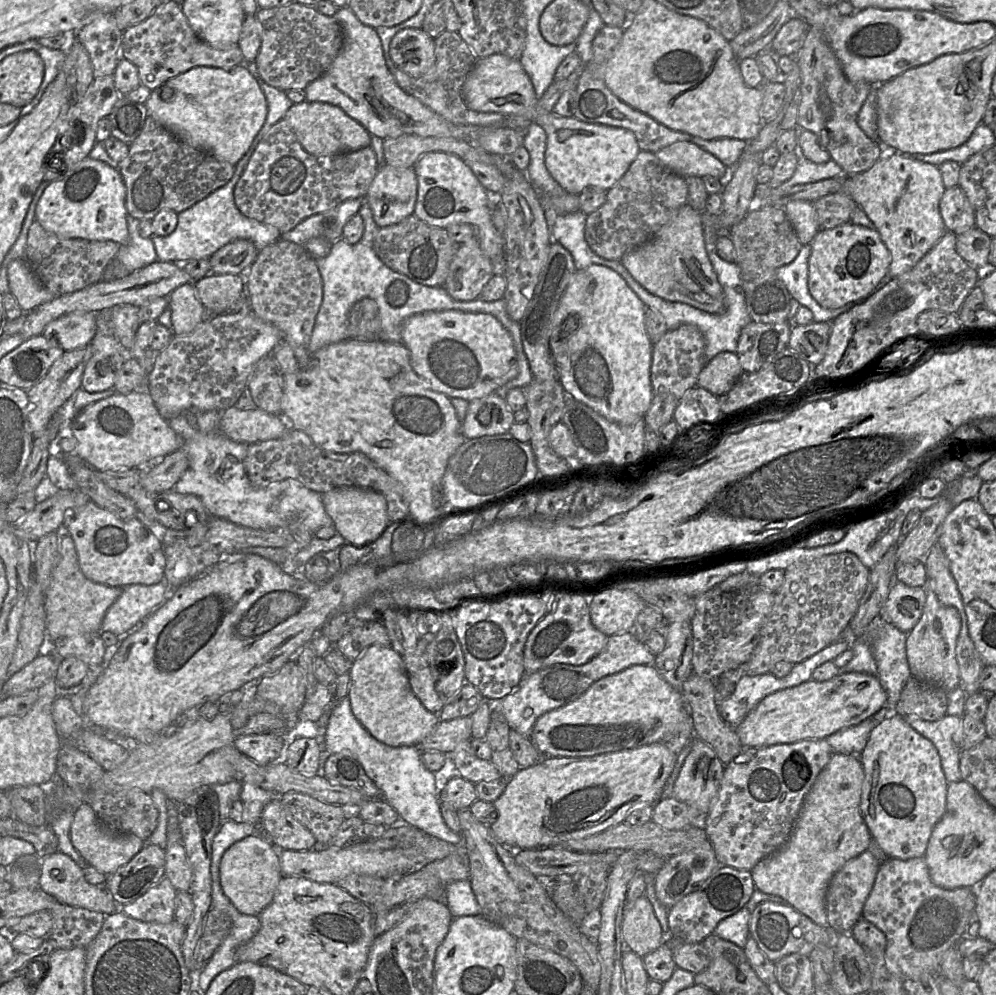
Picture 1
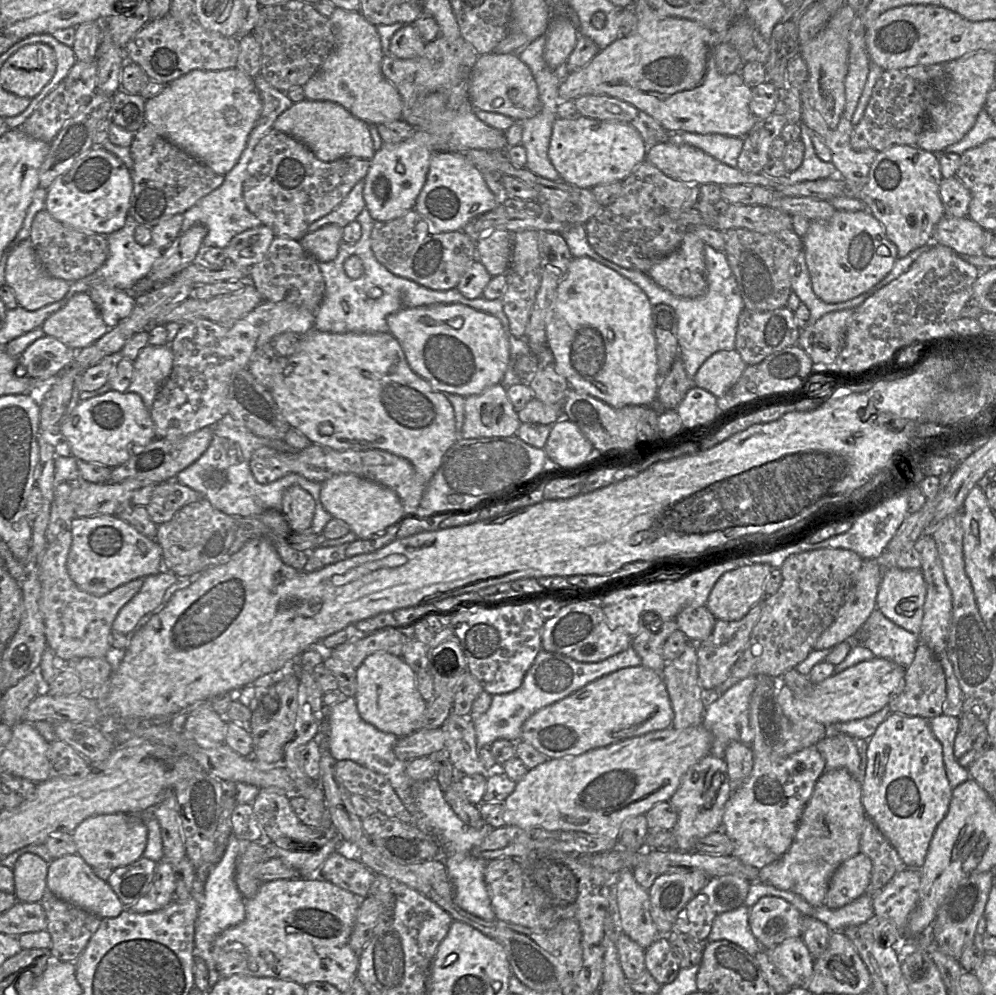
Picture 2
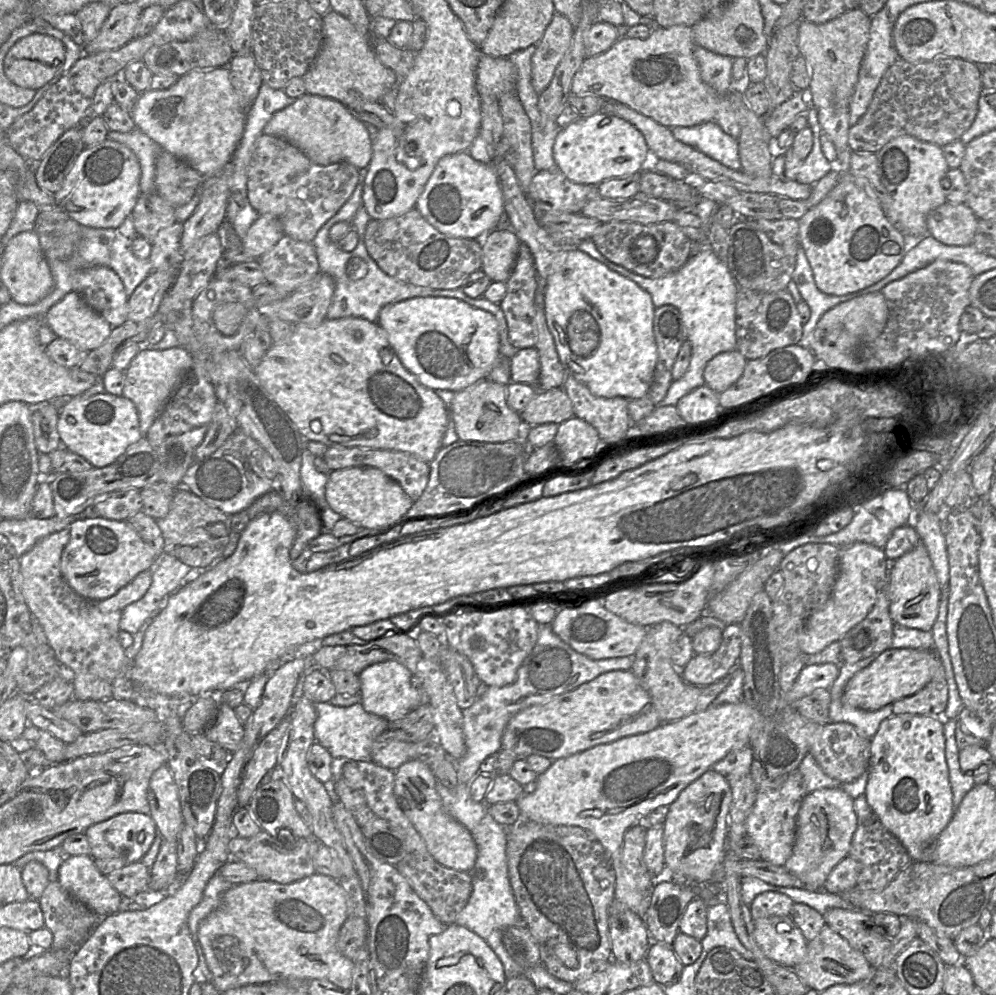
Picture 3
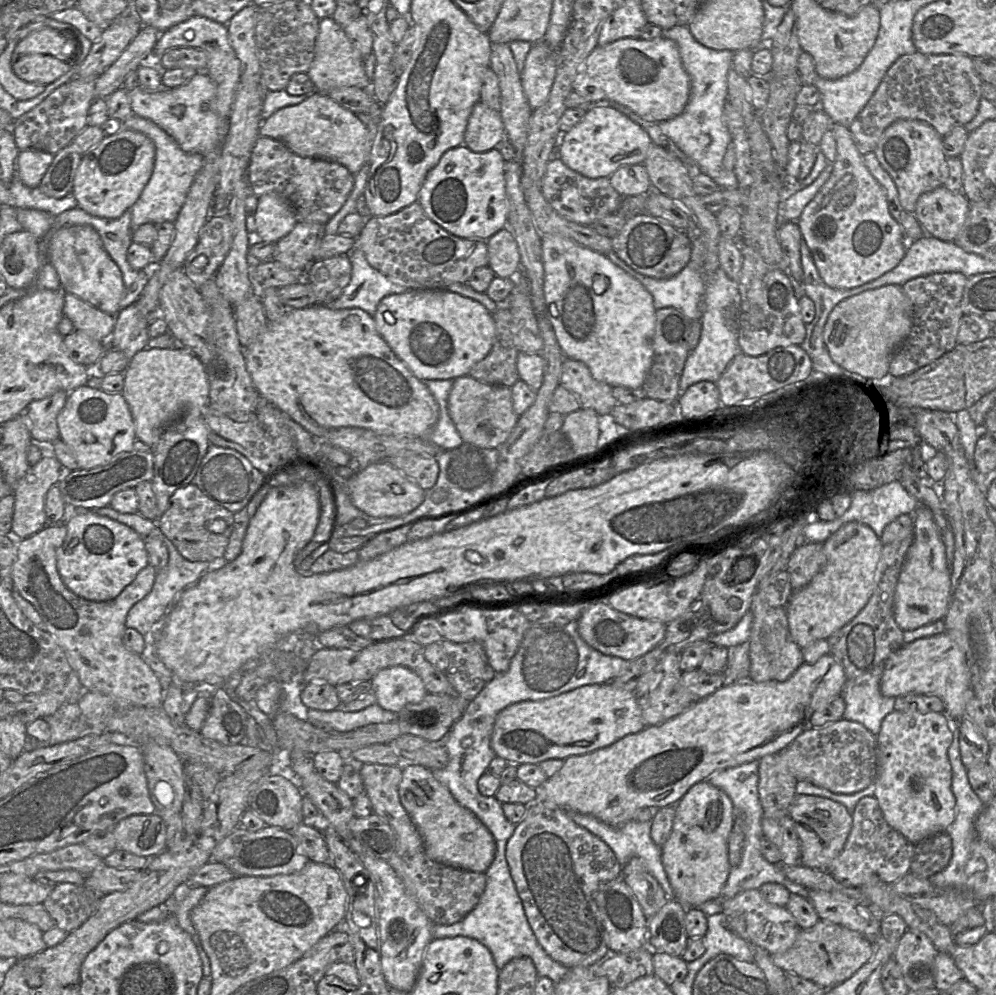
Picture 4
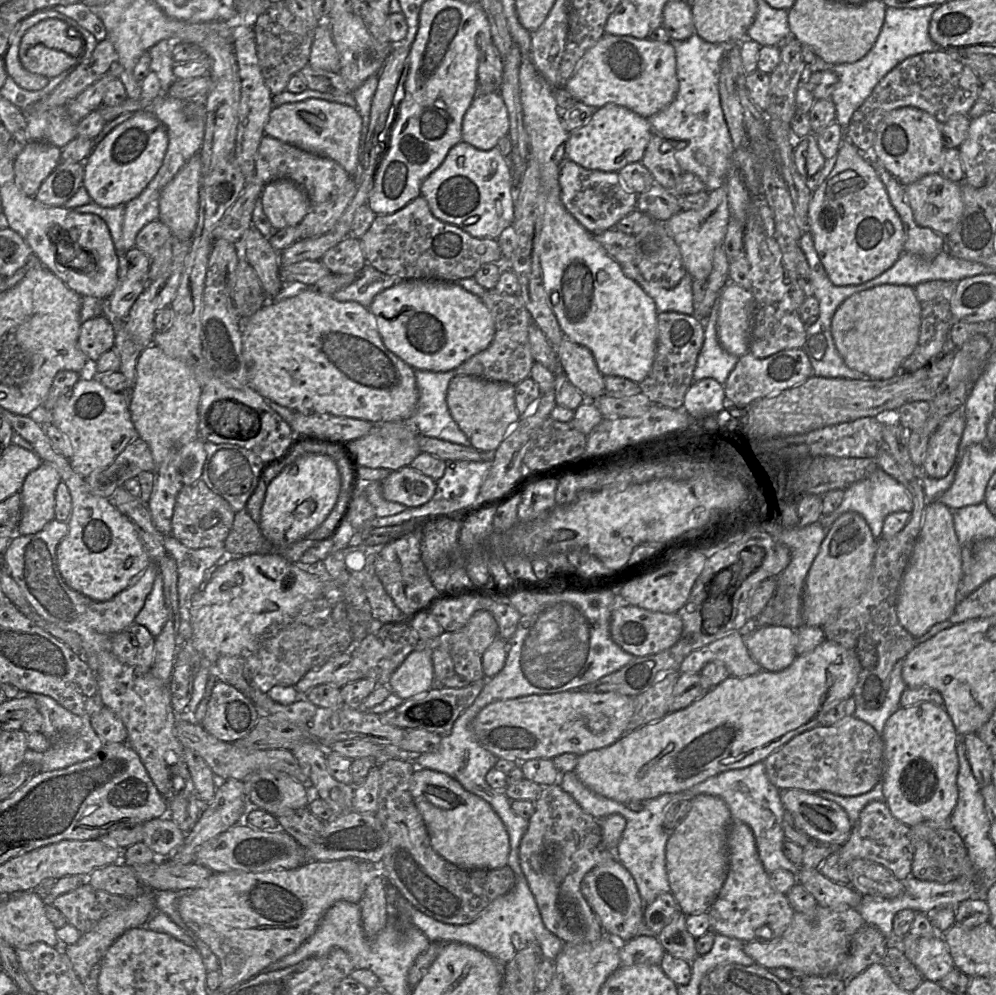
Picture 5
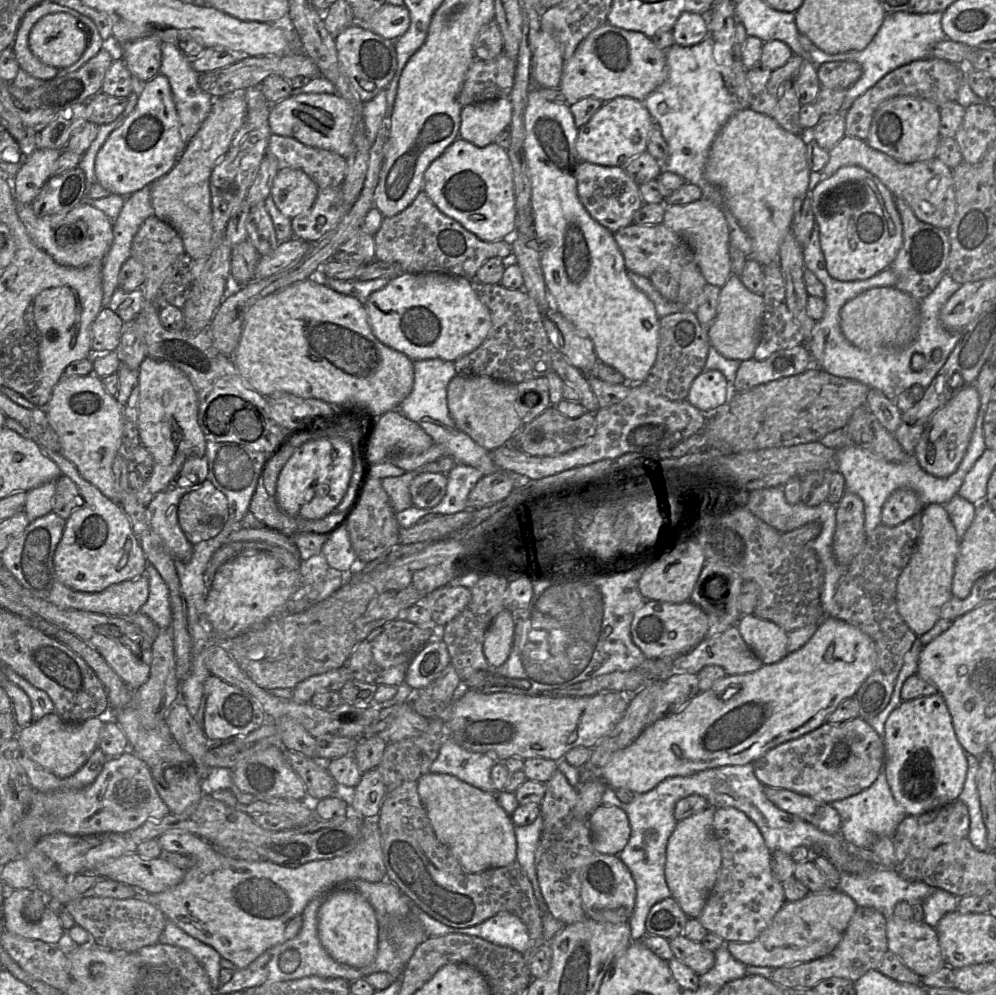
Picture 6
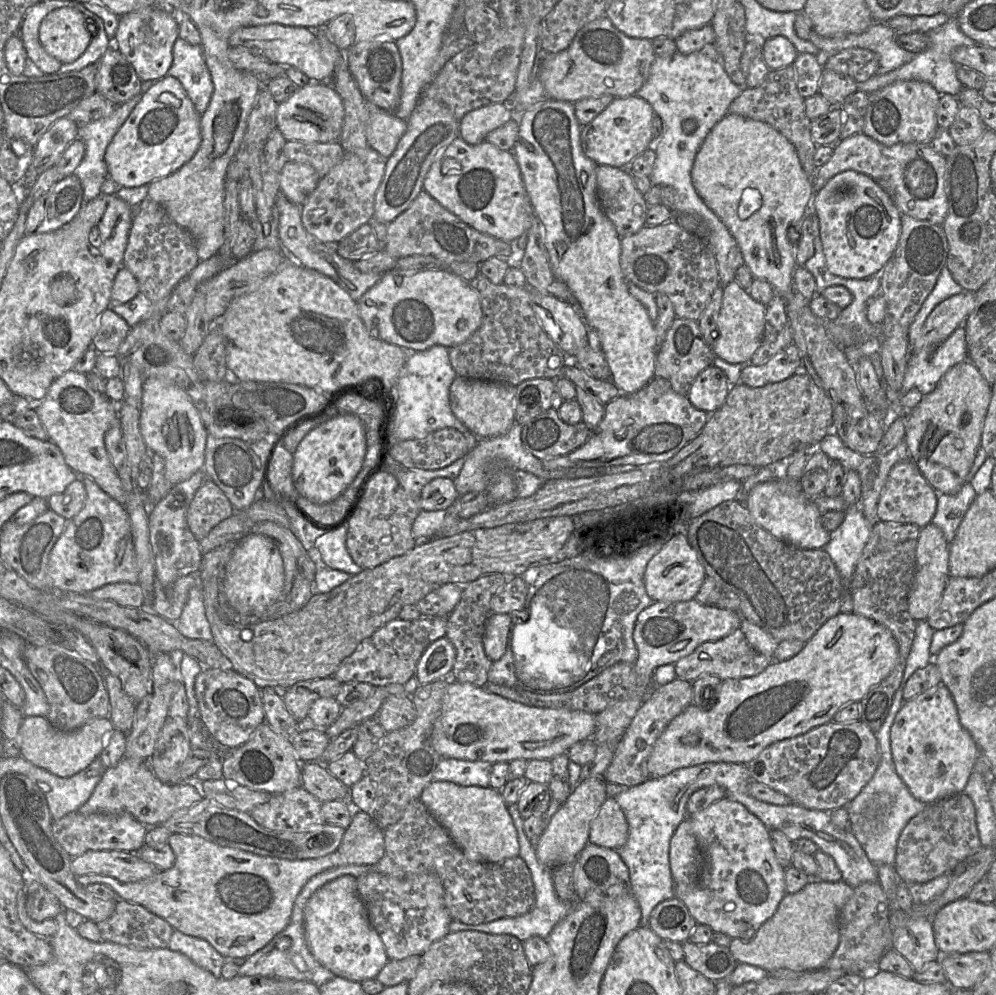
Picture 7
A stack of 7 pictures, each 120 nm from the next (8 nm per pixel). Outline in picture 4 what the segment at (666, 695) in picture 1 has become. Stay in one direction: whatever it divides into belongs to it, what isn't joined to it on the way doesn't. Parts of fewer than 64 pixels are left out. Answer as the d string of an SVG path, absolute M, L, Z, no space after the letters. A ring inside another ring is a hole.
M608 683L592 684L548 699L509 705L495 719L491 747L496 756L508 763L539 764L548 759L565 760L593 752L645 727L632 692Z

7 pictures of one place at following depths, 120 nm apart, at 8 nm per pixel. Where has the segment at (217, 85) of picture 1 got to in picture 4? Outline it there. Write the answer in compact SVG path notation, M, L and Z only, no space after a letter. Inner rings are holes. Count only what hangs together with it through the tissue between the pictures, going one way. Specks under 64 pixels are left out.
M198 72L188 83L173 89L161 88L149 92L138 86L128 92L134 115L154 122L170 135L184 152L198 153L203 157L219 147L216 94L216 84L205 72Z

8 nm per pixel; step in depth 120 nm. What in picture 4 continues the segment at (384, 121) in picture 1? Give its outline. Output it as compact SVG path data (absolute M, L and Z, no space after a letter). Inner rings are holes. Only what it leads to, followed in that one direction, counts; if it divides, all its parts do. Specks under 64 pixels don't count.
M332 17L319 19L319 32L315 42L314 59L307 71L307 75L317 92L328 93L330 90L340 87L358 87L363 90L370 90L370 80L365 73L363 59L344 30Z

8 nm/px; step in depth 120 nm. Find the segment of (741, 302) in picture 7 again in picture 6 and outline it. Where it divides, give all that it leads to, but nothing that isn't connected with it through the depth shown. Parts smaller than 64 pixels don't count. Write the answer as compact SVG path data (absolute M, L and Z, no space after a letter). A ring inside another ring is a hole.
M731 275L721 287L716 316L707 327L710 345L728 359L744 361L753 358L760 339L764 308L762 296L748 290L738 276Z

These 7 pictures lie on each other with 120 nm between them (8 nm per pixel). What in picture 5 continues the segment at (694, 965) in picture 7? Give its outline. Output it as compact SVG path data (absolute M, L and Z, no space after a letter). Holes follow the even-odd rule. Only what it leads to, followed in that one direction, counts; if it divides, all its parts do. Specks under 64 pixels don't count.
M681 911L657 935L665 952L691 963L697 956L696 939L686 929L686 915Z

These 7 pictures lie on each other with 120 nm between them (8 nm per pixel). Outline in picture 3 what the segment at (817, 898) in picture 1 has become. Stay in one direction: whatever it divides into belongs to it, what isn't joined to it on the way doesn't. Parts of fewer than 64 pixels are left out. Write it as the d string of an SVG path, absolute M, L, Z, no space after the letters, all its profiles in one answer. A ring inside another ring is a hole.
M824 788L806 794L797 814L792 853L783 866L800 880L803 888L824 890L832 869L849 855L856 828L854 799L847 792L840 788Z

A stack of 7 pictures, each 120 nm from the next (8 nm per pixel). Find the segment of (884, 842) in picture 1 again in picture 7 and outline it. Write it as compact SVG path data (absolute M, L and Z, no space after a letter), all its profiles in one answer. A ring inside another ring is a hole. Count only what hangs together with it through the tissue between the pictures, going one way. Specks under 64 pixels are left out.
M942 683L902 704L890 729L890 747L897 774L911 794L926 804L962 793L980 754L973 737L959 721L951 693Z

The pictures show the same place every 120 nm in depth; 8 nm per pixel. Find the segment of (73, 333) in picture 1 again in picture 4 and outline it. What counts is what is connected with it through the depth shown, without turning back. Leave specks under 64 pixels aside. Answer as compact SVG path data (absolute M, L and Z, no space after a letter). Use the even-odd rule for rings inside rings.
M64 293L63 315L72 322L74 330L84 332L97 341L106 341L115 326L116 315L103 312L71 293Z

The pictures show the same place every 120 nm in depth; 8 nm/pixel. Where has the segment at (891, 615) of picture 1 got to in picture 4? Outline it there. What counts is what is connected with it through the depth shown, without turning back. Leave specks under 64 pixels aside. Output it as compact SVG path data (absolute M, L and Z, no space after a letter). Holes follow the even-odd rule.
M919 506L914 513L914 541L911 544L899 579L894 599L894 618L903 630L944 619L949 608L951 573L946 558L946 547L931 511Z

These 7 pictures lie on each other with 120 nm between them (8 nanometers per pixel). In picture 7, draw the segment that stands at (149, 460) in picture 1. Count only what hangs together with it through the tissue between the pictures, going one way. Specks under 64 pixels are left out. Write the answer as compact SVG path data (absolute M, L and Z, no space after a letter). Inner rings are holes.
M72 369L65 372L52 383L45 397L40 402L35 403L34 408L48 434L49 441L60 449L68 467L78 475L90 479L93 475L100 478L105 473L109 473L111 459L105 447L104 437L113 424L113 420L118 416L118 404L110 401L106 395L101 395L92 389L86 374L78 373Z

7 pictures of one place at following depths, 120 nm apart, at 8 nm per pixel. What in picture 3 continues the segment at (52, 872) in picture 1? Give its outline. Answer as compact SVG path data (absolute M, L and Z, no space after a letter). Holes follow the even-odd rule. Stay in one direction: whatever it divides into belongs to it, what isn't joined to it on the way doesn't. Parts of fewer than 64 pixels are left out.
M90 855L65 857L56 880L100 918L114 915L124 907L124 898L97 869Z

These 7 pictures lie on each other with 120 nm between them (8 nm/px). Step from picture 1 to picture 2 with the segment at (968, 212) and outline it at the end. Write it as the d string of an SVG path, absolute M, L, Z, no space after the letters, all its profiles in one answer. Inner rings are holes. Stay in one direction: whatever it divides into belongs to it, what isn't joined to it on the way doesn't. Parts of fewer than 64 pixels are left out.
M956 175L947 179L942 178L939 195L946 216L954 218L968 217L971 195Z

